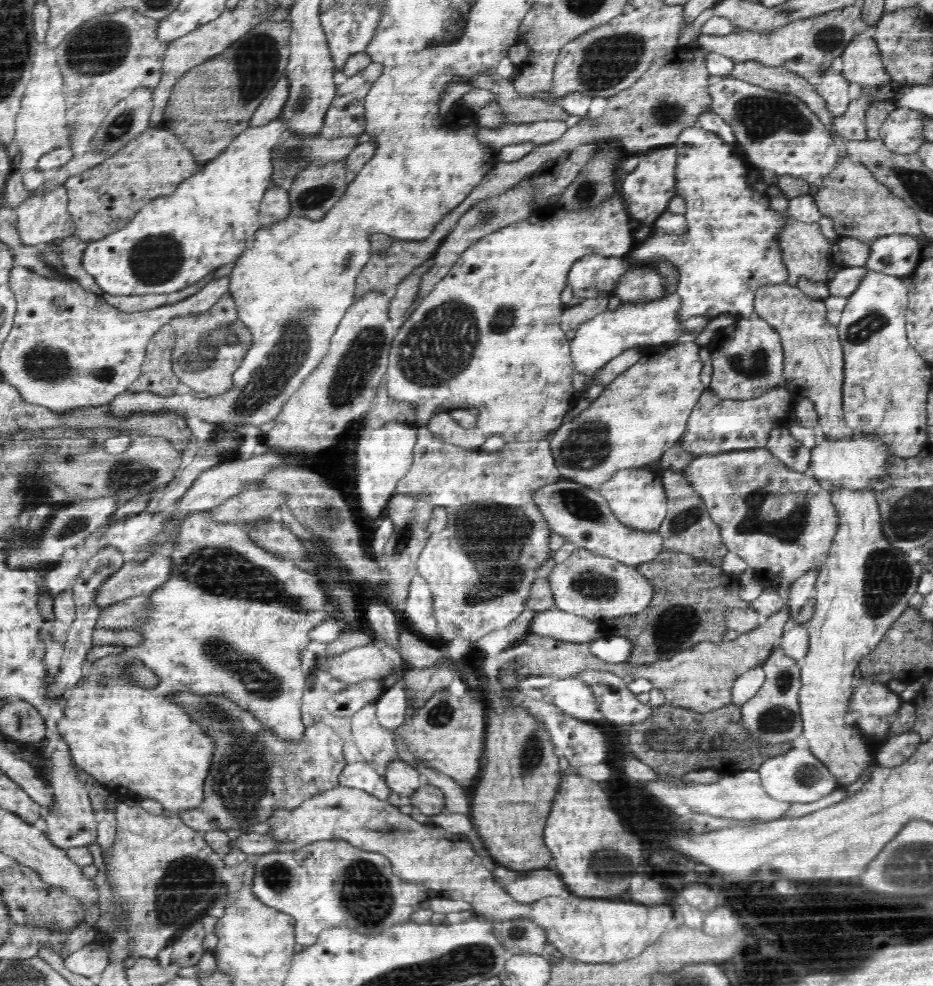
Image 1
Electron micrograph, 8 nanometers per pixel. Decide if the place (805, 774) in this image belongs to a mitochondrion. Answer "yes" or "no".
yes

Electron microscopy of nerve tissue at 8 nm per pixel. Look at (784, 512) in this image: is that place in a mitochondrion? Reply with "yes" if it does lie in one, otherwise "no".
yes

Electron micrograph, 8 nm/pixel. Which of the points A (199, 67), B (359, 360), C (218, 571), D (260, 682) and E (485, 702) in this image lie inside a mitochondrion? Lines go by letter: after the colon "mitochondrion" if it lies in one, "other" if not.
A: other
B: mitochondrion
C: mitochondrion
D: mitochondrion
E: other

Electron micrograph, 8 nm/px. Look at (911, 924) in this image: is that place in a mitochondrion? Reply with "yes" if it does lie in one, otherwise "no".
no

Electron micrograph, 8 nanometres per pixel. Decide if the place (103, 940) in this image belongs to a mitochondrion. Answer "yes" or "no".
no

